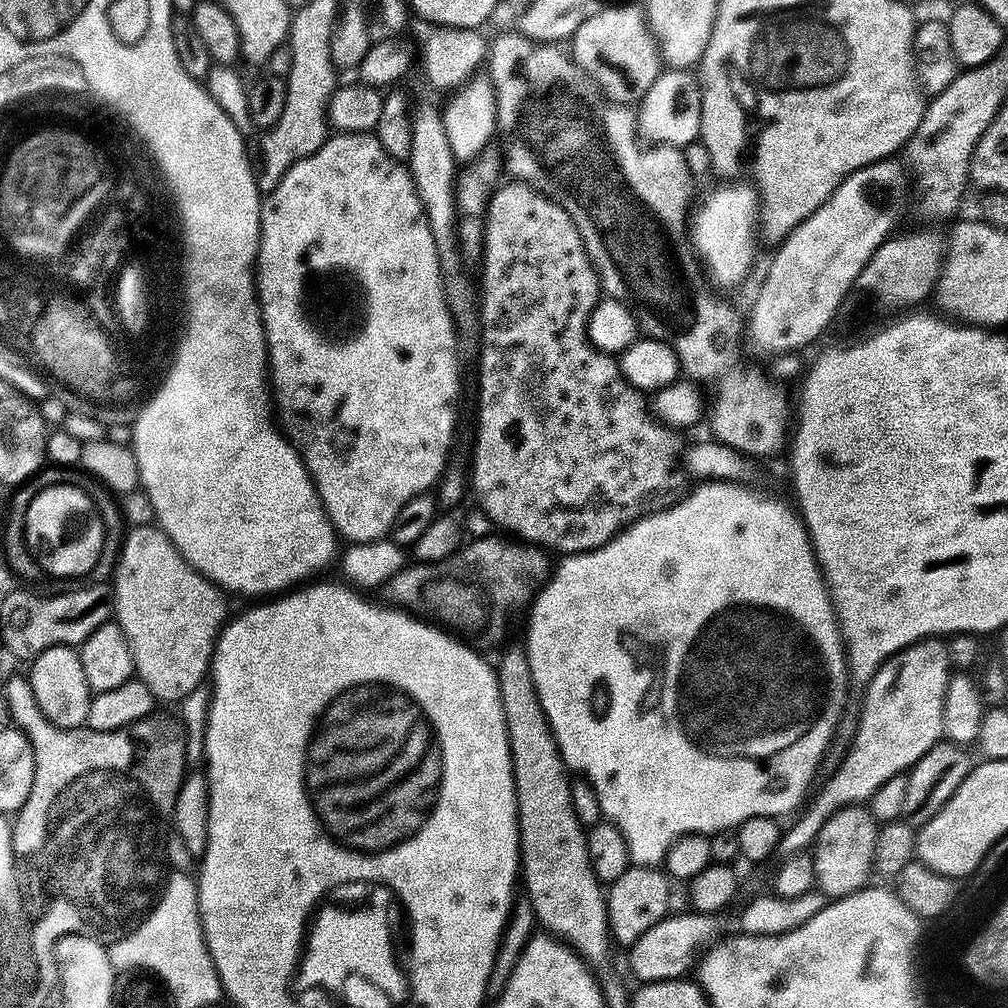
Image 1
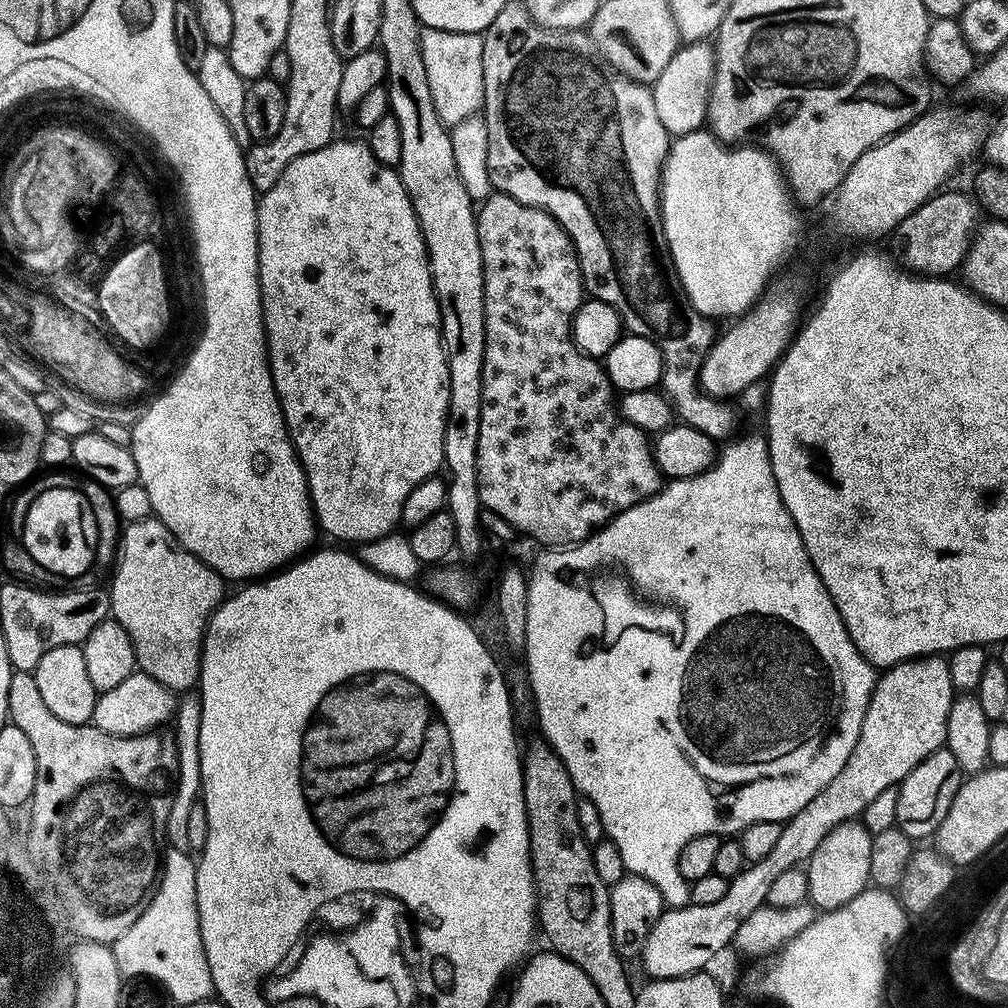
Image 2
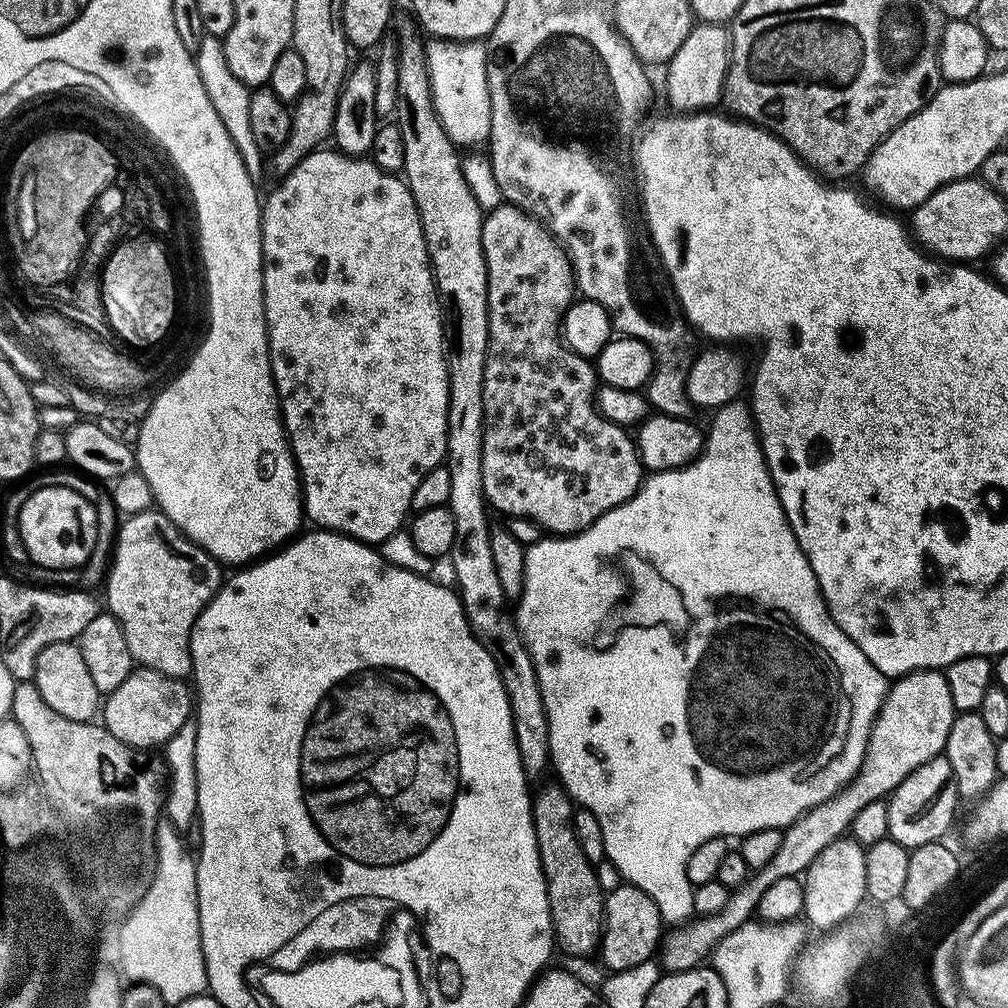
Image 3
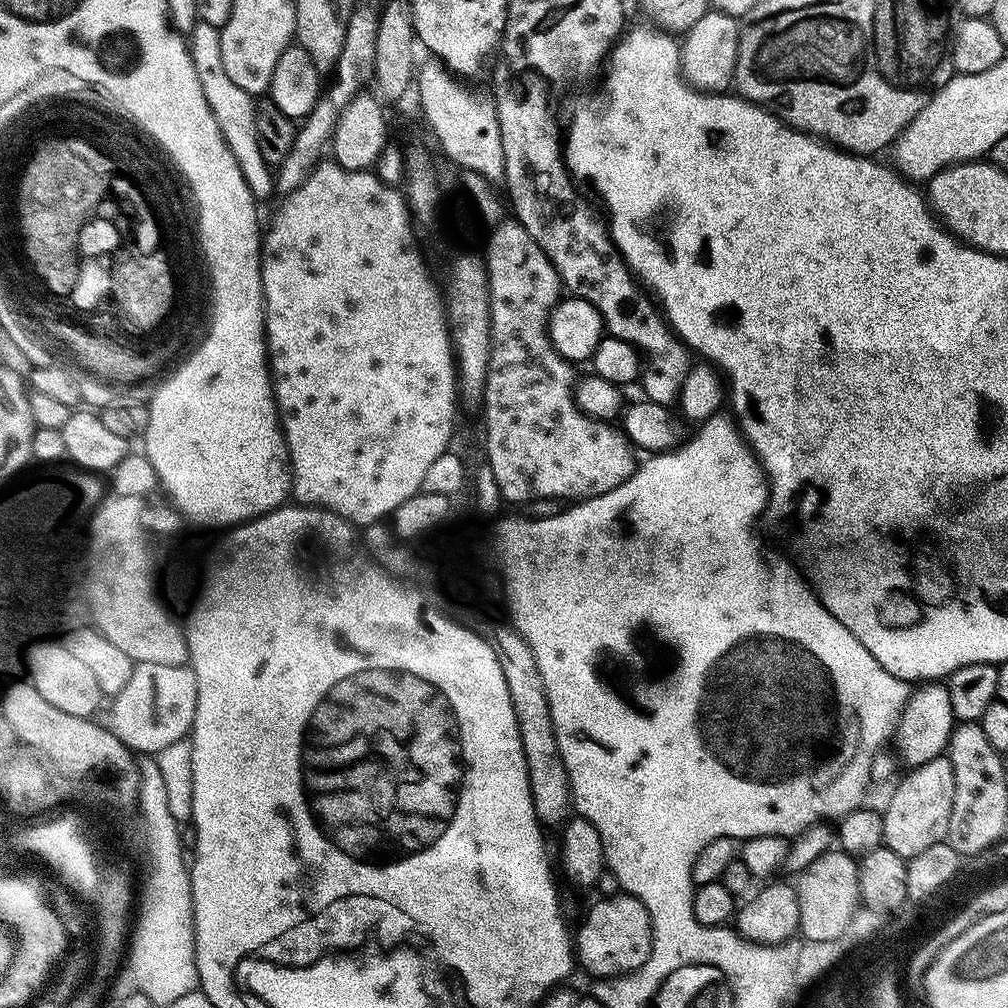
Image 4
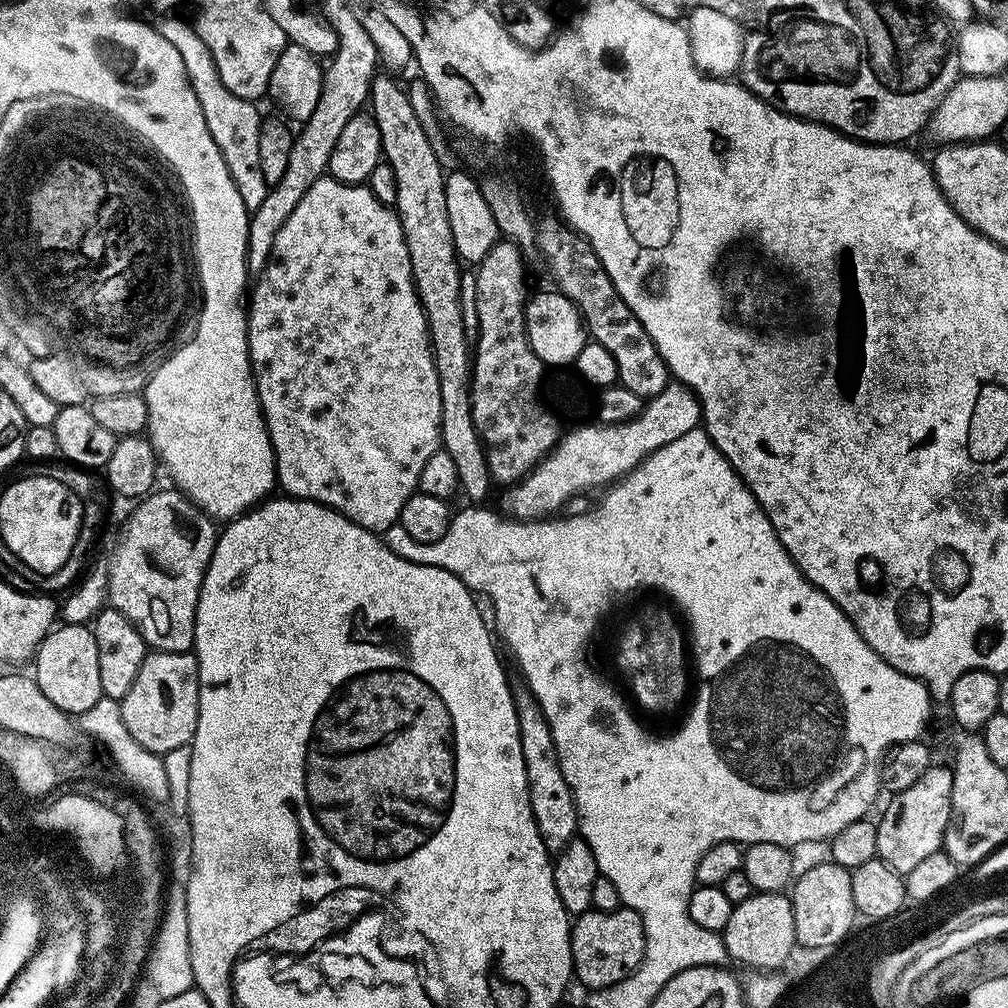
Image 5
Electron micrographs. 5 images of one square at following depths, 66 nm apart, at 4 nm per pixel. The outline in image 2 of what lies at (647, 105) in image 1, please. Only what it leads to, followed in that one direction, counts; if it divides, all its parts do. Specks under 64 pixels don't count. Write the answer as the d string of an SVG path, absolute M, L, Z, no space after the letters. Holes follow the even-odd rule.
M708 42L685 43L678 48L661 76L651 85L654 110L658 110L662 126L666 126L673 137L699 132L705 127L715 73L716 53L713 45Z

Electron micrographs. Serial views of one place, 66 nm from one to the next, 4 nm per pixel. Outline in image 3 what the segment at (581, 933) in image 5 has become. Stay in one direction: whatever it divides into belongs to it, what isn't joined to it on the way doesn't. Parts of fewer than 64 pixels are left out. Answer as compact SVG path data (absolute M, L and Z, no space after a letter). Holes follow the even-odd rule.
M621 882L604 897L604 926L600 934L598 957L608 967L609 973L630 970L657 955L662 944L660 928L662 921L658 906L654 906L654 898L633 884Z

